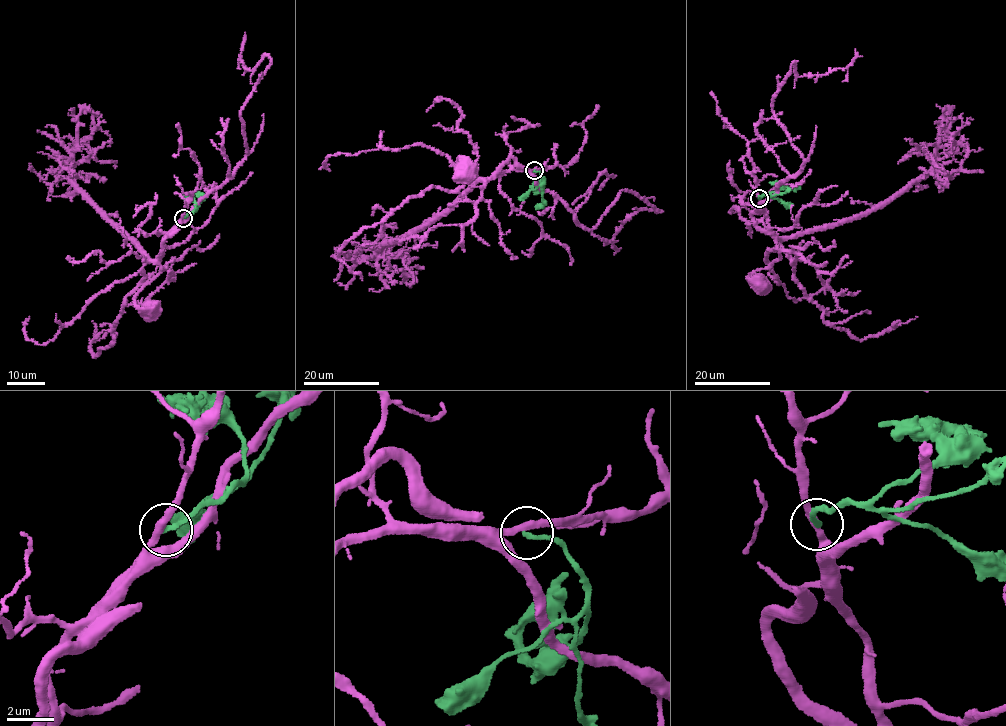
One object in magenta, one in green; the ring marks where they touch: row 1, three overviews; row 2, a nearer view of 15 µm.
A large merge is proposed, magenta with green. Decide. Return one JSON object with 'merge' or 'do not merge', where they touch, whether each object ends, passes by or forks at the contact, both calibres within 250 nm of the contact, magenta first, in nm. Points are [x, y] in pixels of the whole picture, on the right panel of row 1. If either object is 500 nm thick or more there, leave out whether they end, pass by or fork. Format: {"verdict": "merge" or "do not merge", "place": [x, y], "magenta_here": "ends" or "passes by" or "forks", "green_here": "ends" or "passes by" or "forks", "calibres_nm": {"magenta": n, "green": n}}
{"verdict": "do not merge", "place": [759, 198], "magenta_here": "passes by", "green_here": "ends", "calibres_nm": {"magenta": 280, "green": 200}}

